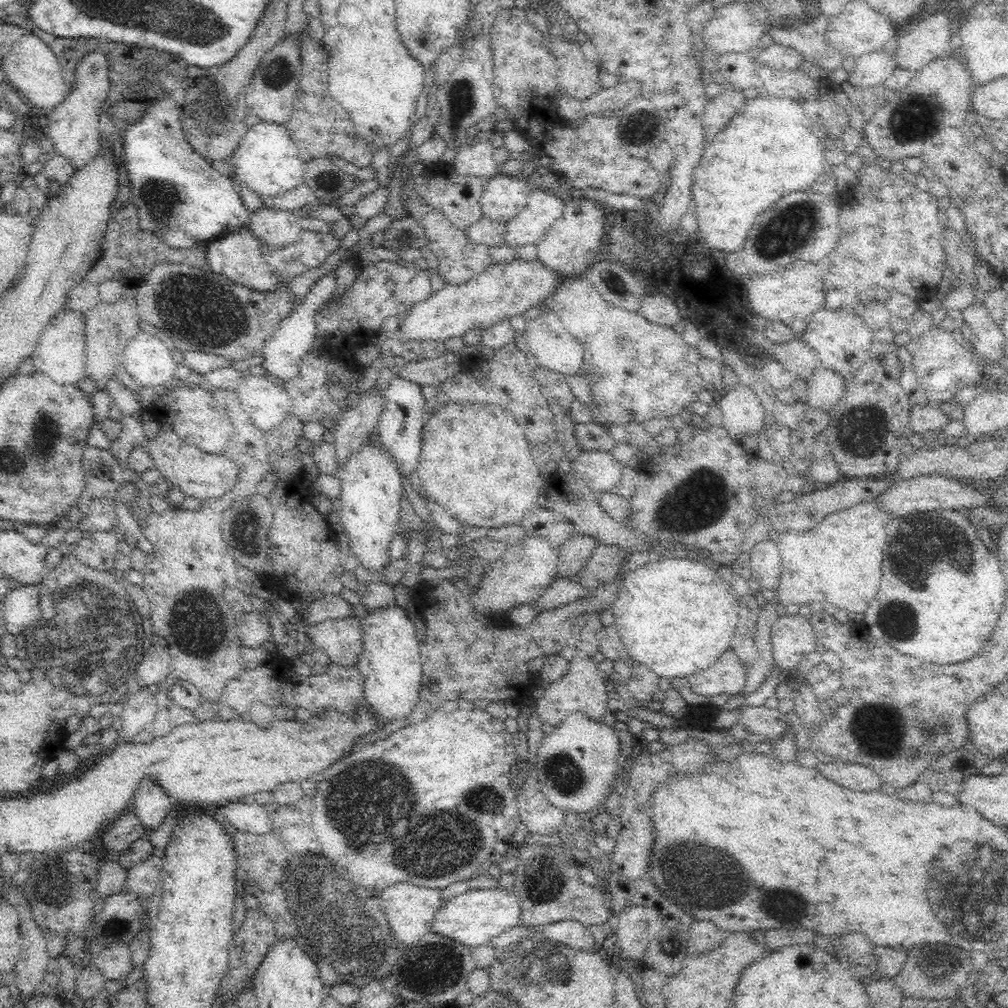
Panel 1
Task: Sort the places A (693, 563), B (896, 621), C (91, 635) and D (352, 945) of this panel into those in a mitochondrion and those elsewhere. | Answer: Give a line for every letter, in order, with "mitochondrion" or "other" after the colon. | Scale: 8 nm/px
A: other
B: mitochondrion
C: mitochondrion
D: mitochondrion

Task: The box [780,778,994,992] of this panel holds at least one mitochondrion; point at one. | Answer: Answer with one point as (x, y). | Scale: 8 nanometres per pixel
(943, 956)

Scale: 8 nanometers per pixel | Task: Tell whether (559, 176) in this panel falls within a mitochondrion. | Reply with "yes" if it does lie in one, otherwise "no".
no

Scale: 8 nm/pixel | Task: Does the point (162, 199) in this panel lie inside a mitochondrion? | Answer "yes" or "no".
yes

